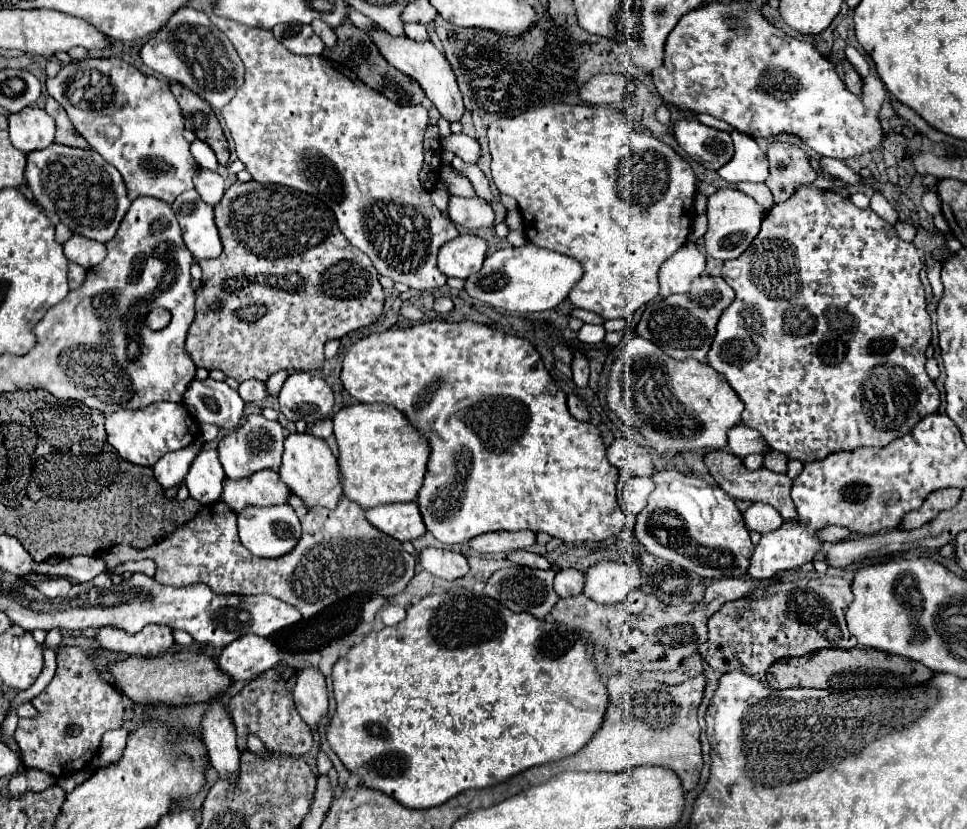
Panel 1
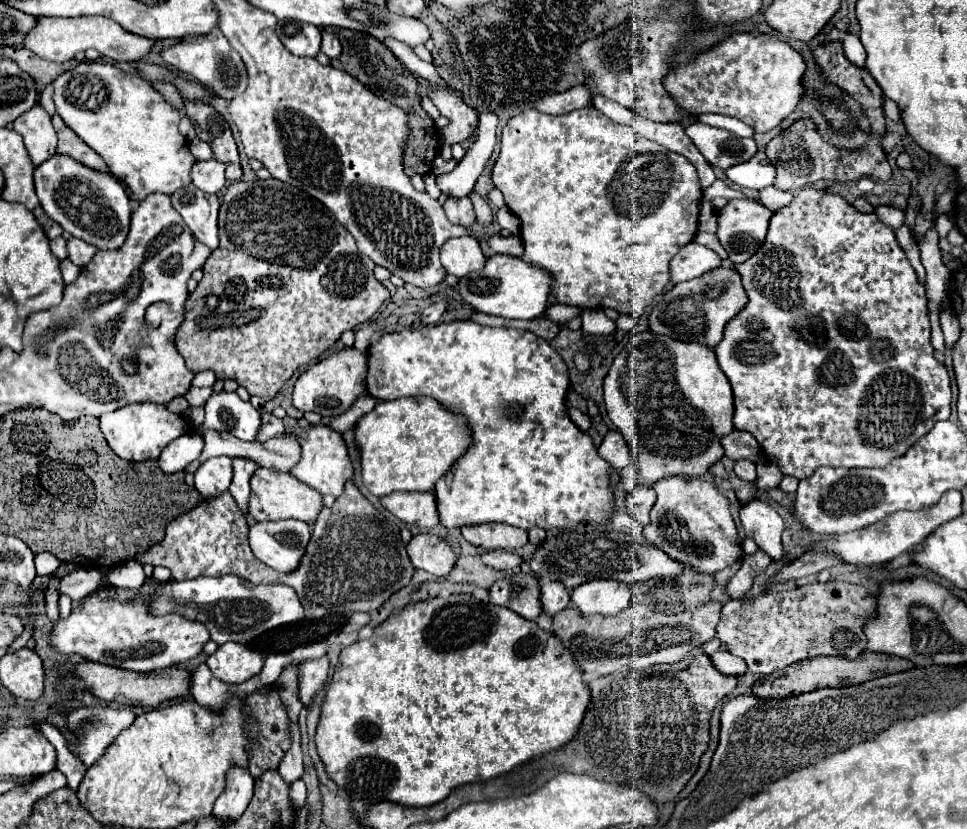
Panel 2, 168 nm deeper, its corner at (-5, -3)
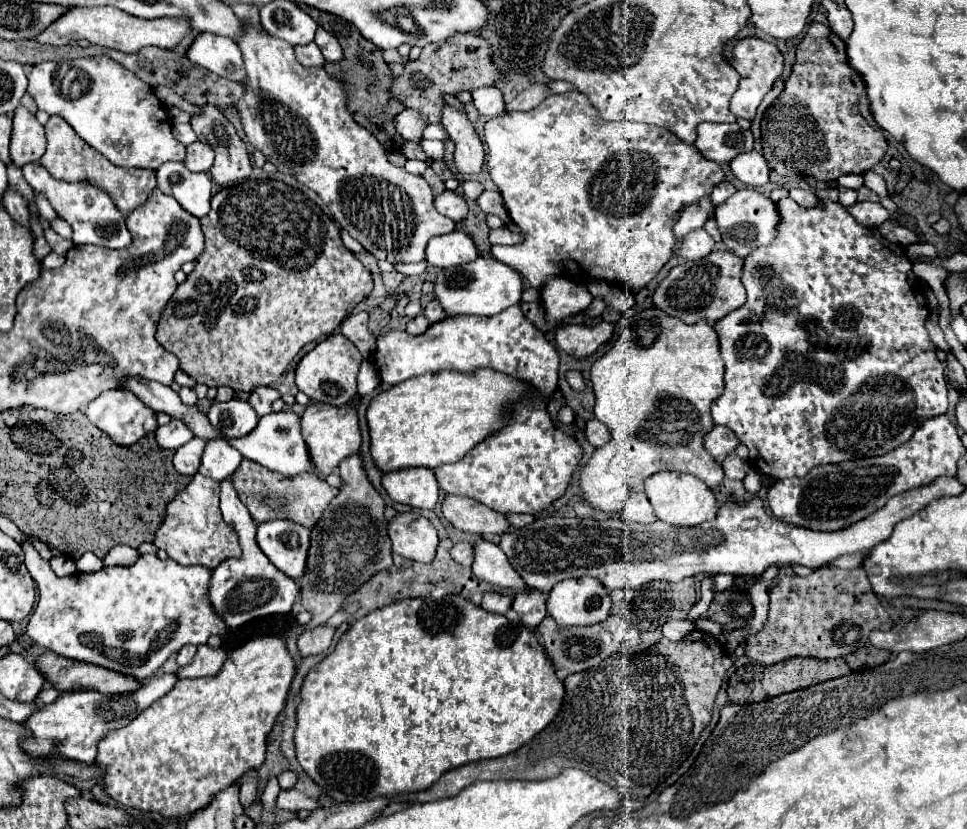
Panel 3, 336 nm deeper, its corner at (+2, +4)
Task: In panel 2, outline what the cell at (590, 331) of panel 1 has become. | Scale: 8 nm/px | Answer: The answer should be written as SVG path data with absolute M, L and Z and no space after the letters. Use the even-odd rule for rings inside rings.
M584 310L582 312L582 332L584 334L610 334L616 324L602 310Z

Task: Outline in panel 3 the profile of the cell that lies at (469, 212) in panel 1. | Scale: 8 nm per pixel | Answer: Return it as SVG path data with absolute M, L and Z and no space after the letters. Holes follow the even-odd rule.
M443 191L441 195L435 197L435 209L453 219L453 221L463 221L467 217L467 203L465 203L465 197L455 193L455 191Z

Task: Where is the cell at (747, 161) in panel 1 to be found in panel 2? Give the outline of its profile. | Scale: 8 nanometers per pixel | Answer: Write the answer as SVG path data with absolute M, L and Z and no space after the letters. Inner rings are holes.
M756 152L756 156L752 156L752 160L728 168L726 176L742 188L762 190L774 182L774 168L764 152Z

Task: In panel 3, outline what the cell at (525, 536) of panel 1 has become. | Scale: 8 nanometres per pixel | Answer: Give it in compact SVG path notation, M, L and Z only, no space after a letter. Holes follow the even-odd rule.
M445 497L443 517L463 533L505 535L509 531L509 521L505 515L487 509L485 505L469 497Z

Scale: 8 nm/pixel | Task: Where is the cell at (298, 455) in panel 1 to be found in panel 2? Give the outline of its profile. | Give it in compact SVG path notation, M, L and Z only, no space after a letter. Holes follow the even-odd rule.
M310 426L302 434L298 434L298 440L302 446L302 458L290 474L296 476L300 482L306 482L308 486L316 488L318 492L332 494L338 498L340 492L344 490L344 482L350 480L354 474L354 468L352 468L350 456L348 456L348 448L346 448L342 434L332 430L330 426Z

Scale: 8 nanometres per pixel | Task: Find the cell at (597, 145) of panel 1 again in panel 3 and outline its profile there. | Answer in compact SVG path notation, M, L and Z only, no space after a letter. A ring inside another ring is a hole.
M569 91L561 95L551 95L547 97L541 105L535 109L521 113L521 111L505 111L499 117L493 117L485 123L485 143L489 147L487 151L487 171L491 175L491 181L499 187L499 193L503 195L505 207L511 215L511 219L517 223L517 227L523 233L523 241L519 245L493 245L491 255L499 261L505 261L513 269L517 269L525 281L529 281L531 287L541 289L547 279L553 277L569 277L569 271L573 277L577 277L581 283L587 281L607 281L611 285L625 285L629 293L639 293L643 287L649 285L651 279L657 277L657 273L671 261L673 257L673 245L675 245L675 233L673 227L679 221L679 215L685 205L701 199L711 191L711 183L721 183L725 181L725 175L721 167L709 159L705 159L693 145L685 145L677 135L669 133L663 127L655 125L645 125L645 123L631 123L631 121L605 121L599 117L597 109L591 105L591 101L579 93L579 91Z

